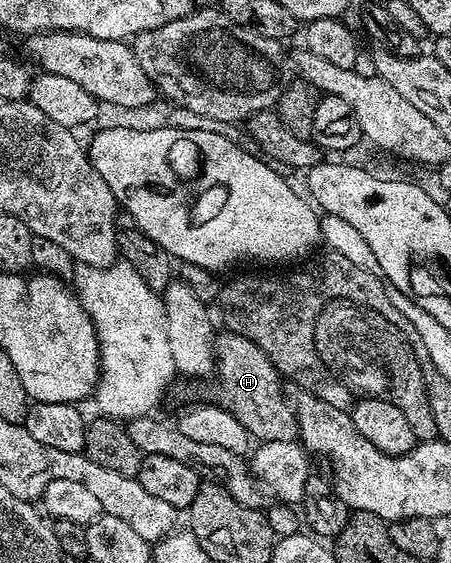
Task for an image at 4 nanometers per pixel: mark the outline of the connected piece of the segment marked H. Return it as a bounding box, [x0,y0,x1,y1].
[214,332,297,443]

